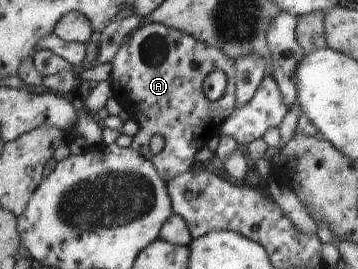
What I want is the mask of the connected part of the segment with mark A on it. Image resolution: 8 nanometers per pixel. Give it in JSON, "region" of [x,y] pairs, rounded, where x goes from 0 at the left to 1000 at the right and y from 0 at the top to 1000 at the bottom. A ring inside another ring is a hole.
{"region":[[[411,78],[355,134],[310,234],[313,260],[302,301],[307,305],[313,361],[332,383],[341,409],[355,416],[358,439],[374,446],[385,468],[385,487],[372,506],[363,546],[394,569],[411,595],[425,599],[464,680],[539,628],[542,613],[550,610],[542,595],[545,572],[592,509],[609,506],[612,483],[620,483],[620,465],[654,416],[659,375],[654,353],[659,253],[654,230],[637,219],[620,186],[556,156],[500,108]],[[592,260],[617,260],[617,268],[628,268],[637,290],[634,335],[603,375],[578,368],[567,338],[567,297]],[[433,502],[458,513],[458,546],[441,569],[419,550],[419,520]]]}

